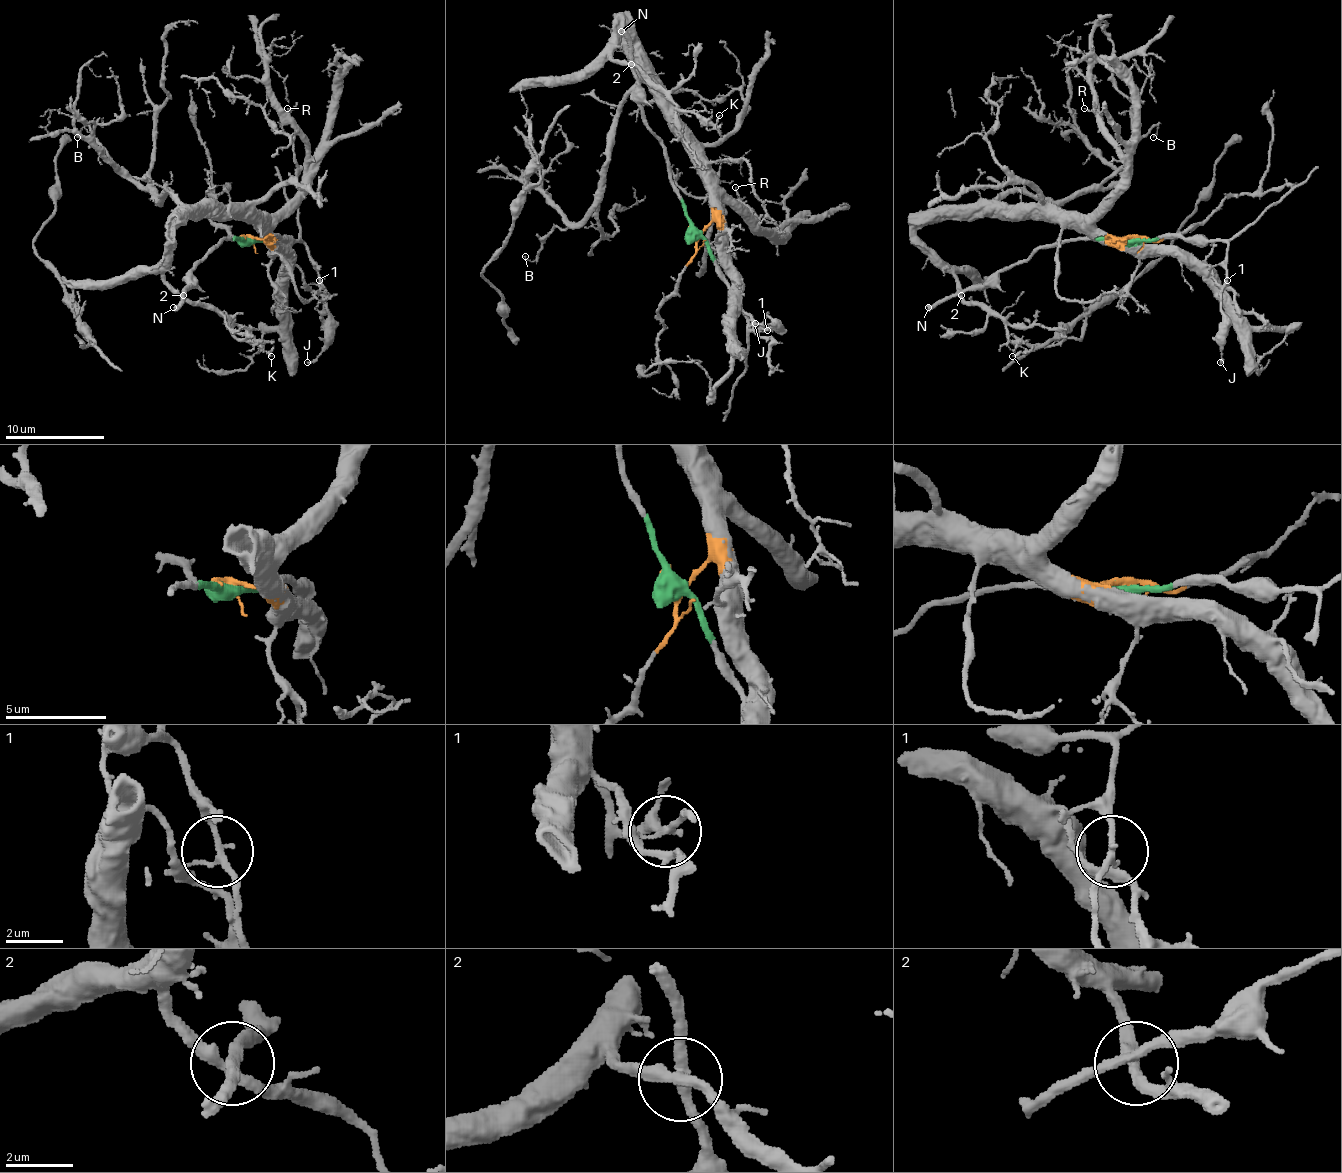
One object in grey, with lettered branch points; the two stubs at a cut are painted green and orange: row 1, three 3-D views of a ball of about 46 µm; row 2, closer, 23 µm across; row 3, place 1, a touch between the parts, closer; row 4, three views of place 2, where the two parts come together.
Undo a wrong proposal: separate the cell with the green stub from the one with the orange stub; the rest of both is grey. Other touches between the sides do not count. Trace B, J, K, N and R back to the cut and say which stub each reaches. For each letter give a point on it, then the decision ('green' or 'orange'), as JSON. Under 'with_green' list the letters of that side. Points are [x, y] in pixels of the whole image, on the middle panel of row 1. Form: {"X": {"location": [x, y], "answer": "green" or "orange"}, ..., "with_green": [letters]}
{"B": {"location": [525, 256], "answer": "orange"}, "J": {"location": [755, 323], "answer": "green"}, "K": {"location": [719, 115], "answer": "orange"}, "N": {"location": [621, 31], "answer": "green"}, "R": {"location": [735, 187], "answer": "orange"}, "with_green": ["J", "N"]}

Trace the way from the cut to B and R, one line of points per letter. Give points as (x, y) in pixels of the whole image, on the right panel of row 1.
B: (1130, 236), (979, 209), (1012, 192), (1068, 202), (1108, 189), (1123, 155), (1155, 125), (1153, 137)
R: (1130, 236), (1106, 236), (1096, 226), (1096, 214), (1113, 197), (1125, 174), (1125, 157), (1096, 115), (1083, 108)

